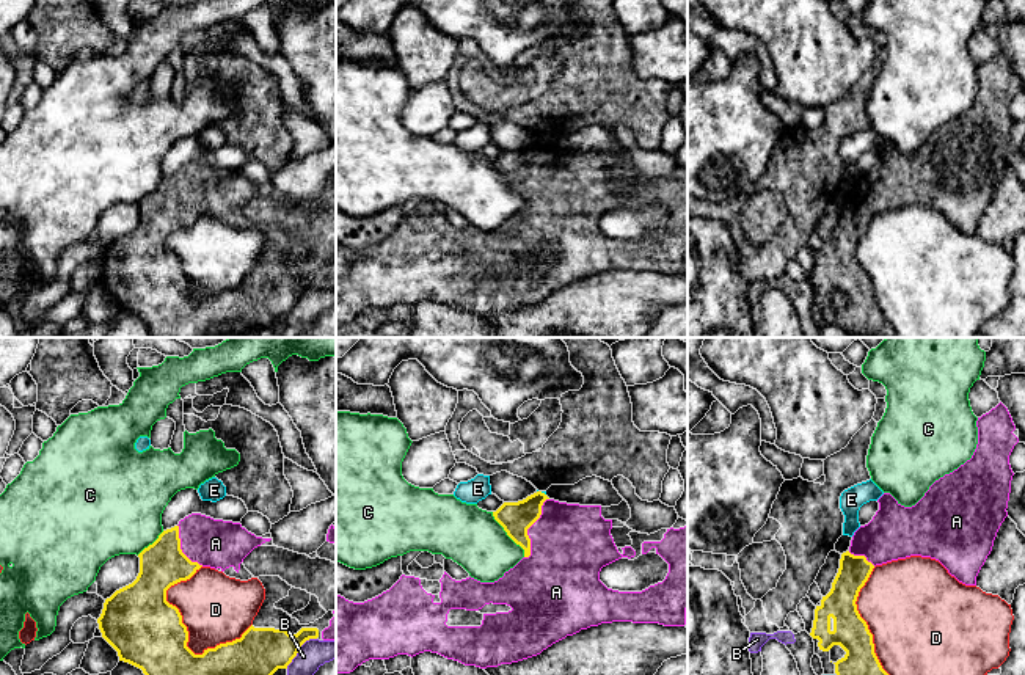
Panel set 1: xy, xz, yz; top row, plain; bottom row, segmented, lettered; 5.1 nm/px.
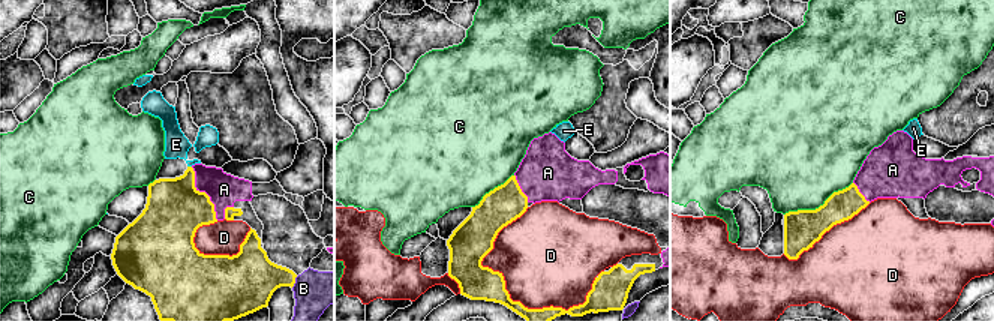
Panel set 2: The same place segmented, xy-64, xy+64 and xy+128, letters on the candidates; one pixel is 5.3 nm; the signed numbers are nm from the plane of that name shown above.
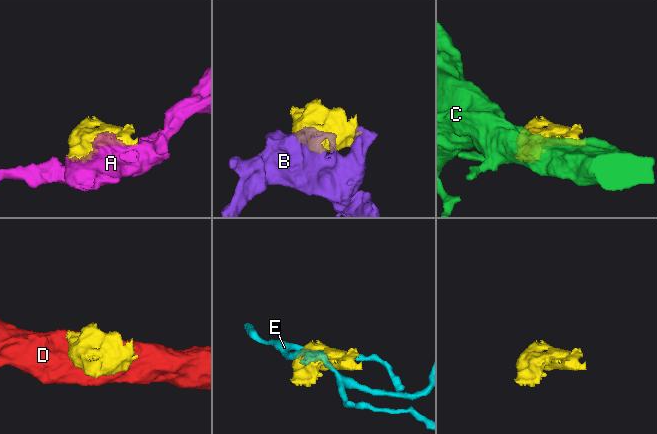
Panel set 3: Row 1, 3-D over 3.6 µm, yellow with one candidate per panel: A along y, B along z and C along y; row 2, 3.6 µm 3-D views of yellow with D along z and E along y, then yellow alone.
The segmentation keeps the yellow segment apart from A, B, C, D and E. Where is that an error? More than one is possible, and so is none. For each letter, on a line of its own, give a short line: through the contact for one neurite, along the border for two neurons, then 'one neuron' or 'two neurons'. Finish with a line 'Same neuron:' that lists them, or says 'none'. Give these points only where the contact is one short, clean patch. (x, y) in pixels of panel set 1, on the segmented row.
A: one neuron
B: line xy (316, 638), (310, 638), (286, 667); two neurons
C: two neurons
D: two neurons
E: two neurons
Same neuron: A

